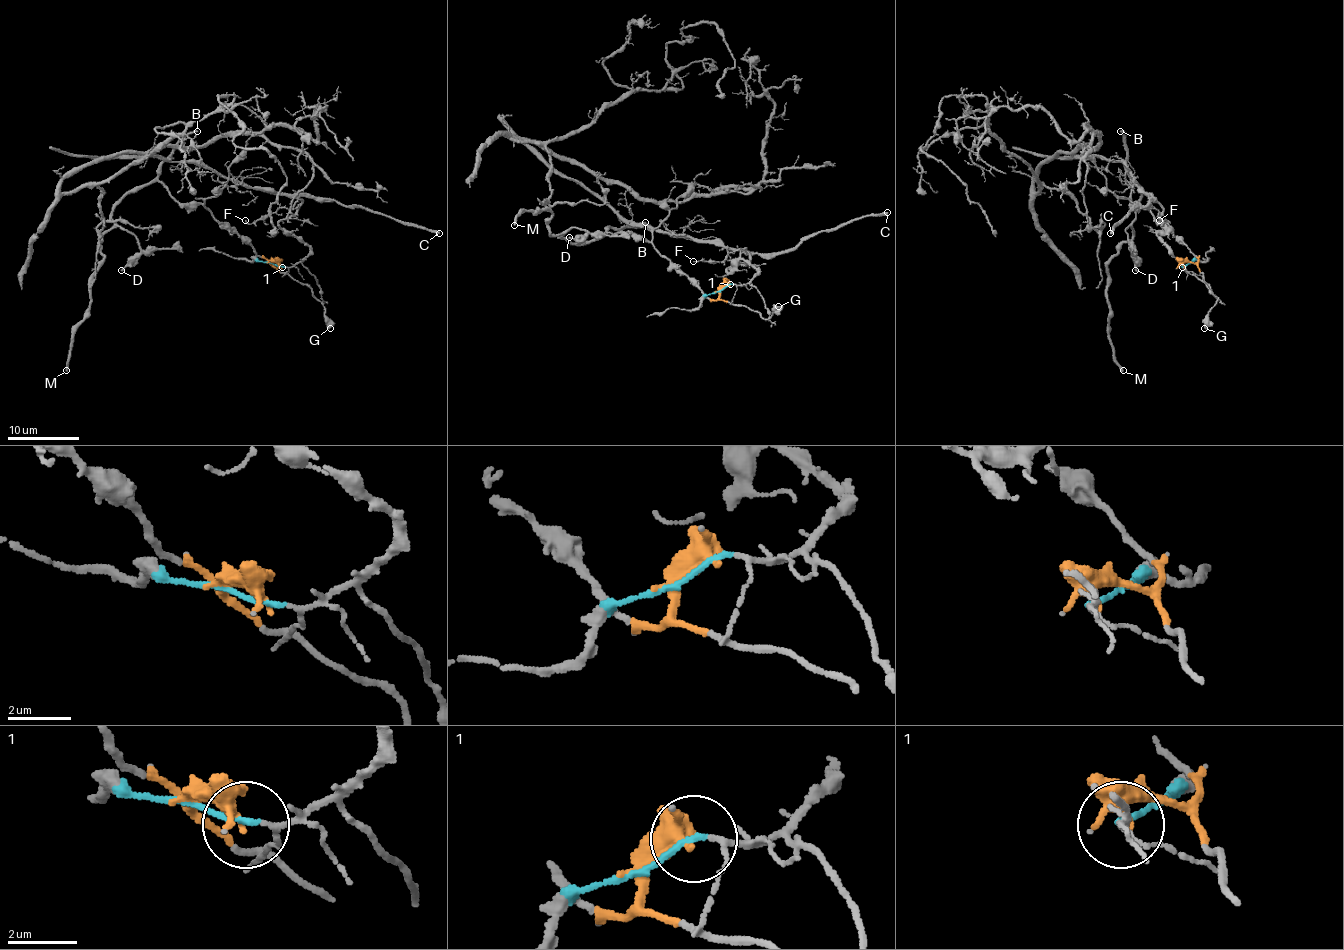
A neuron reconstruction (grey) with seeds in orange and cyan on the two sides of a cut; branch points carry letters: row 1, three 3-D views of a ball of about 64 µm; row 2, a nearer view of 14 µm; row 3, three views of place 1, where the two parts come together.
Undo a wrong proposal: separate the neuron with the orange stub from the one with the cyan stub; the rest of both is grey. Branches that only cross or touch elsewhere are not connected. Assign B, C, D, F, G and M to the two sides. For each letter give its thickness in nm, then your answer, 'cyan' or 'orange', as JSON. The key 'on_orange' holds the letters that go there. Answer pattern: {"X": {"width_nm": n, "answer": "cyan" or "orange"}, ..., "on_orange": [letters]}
{"B": {"width_nm": 280, "answer": "orange"}, "C": {"width_nm": 280, "answer": "cyan"}, "D": {"width_nm": 190, "answer": "orange"}, "F": {"width_nm": 110, "answer": "cyan"}, "G": {"width_nm": 650, "answer": "orange"}, "M": {"width_nm": 300, "answer": "orange"}, "on_orange": ["B", "D", "G", "M"]}

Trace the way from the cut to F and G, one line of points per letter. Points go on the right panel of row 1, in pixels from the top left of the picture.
F: (1189, 262), (1182, 267), (1157, 235), (1170, 226), (1150, 199), (1148, 208), (1159, 212), (1159, 221)
G: (1189, 262), (1198, 267), (1216, 298), (1204, 328)

